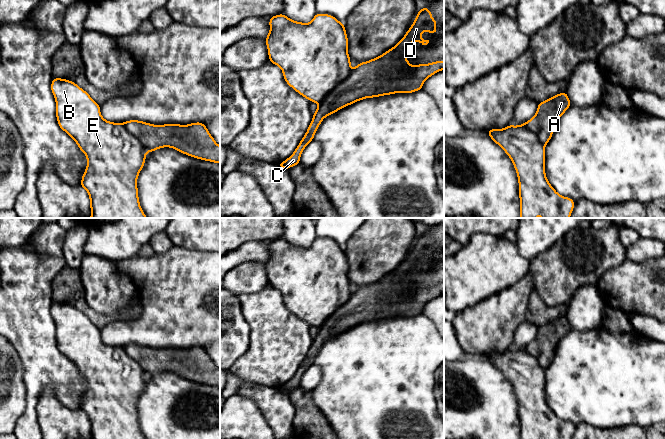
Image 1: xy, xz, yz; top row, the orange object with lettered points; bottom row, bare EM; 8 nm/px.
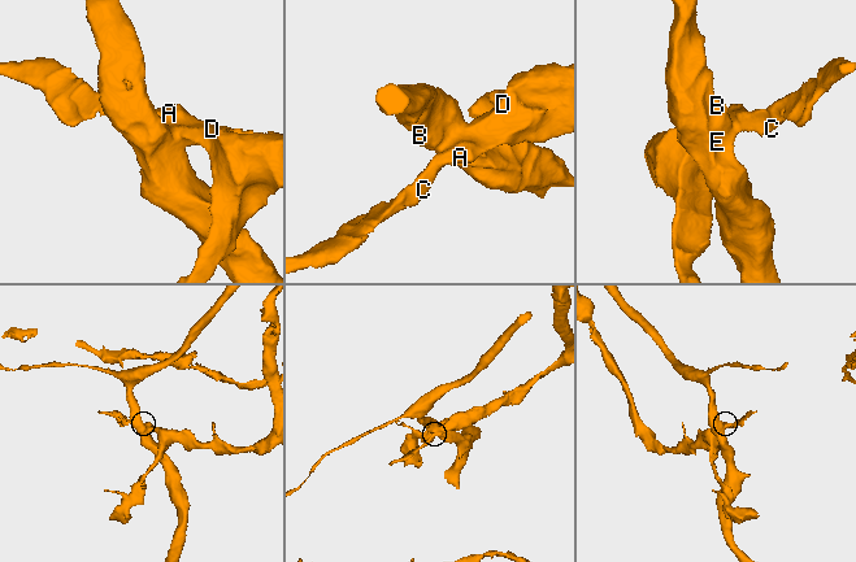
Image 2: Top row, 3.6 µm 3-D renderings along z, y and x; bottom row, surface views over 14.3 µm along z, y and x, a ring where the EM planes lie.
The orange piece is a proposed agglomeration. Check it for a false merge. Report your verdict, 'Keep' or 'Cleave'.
Cleave

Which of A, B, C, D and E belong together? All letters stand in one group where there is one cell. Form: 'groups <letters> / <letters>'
groups A C D / B E

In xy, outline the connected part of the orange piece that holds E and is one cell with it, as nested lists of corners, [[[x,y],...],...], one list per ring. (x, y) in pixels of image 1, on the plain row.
[[[53,302],[51,315],[56,325],[59,351],[77,367],[87,381],[87,391],[80,409],[88,416],[91,439],[145,439],[138,421],[137,402],[142,394],[146,375],[123,347],[105,344],[100,329],[70,304]]]

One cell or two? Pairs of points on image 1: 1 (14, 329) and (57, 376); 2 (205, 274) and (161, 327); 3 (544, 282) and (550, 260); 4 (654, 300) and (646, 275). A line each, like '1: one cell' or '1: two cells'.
1: one cell
2: one cell
3: one cell
4: one cell

